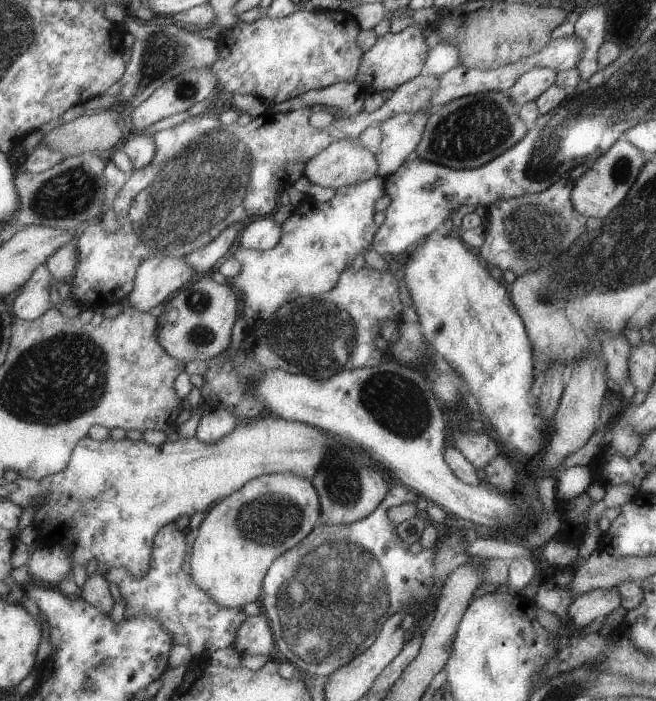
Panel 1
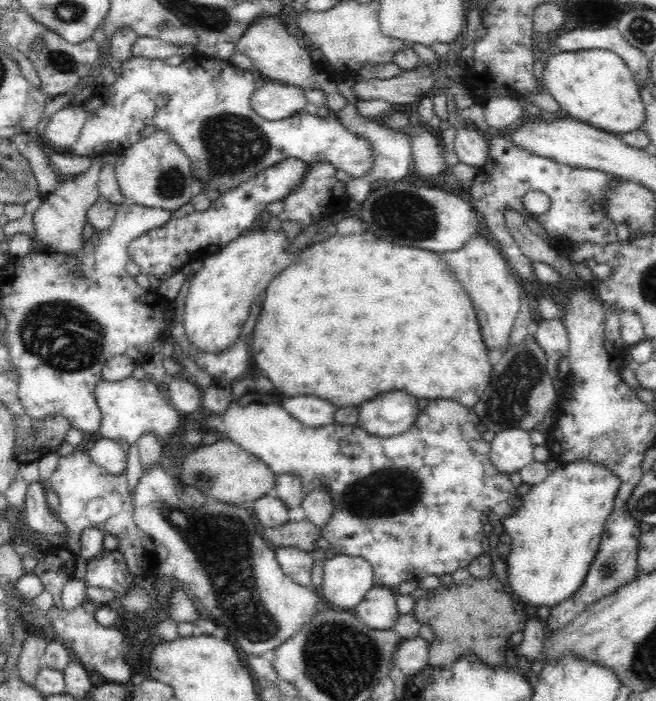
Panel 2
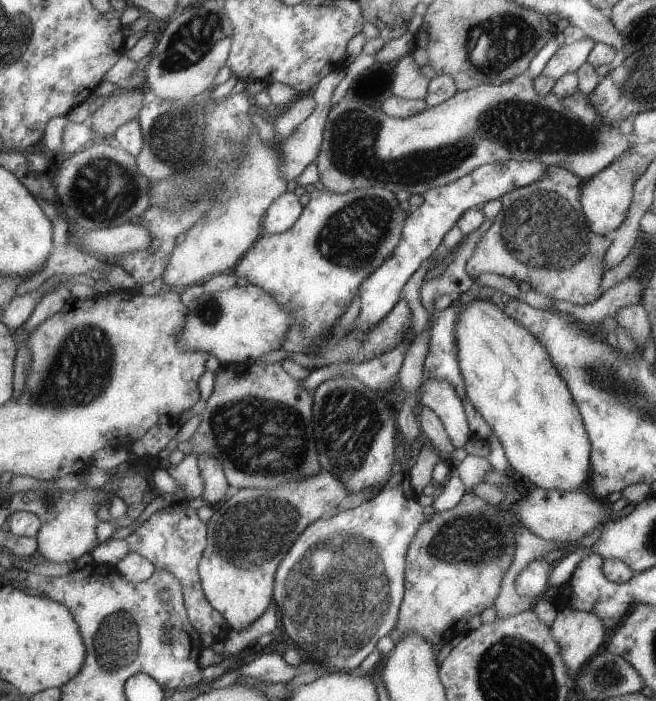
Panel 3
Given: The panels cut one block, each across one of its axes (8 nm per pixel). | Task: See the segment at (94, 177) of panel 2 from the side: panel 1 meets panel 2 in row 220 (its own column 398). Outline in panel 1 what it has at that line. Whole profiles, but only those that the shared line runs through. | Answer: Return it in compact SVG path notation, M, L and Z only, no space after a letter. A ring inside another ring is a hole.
M412 23L399 33L387 32L377 37L375 44L362 53L354 81L368 92L395 90L400 84L420 74L426 59L427 46L423 36L424 24Z

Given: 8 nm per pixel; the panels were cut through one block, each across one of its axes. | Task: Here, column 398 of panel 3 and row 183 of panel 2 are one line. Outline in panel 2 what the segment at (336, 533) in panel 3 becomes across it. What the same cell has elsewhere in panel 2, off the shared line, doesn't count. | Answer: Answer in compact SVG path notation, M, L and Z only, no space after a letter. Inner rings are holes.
M494 136L488 140L490 144L488 160L470 182L470 202L484 216L486 226L501 253L505 256L512 272L527 280L534 280L532 261L517 246L511 232L506 226L503 216L504 208L509 206L521 215L528 216L529 212L522 203L522 198L530 190L540 190L550 199L548 210L534 216L546 229L548 236L557 246L570 246L576 242L593 242L594 244L610 244L618 241L616 223L600 211L600 200L608 190L608 184L619 177L608 175L598 170L570 168L560 165L551 159L546 159L528 149L516 146L508 138Z

